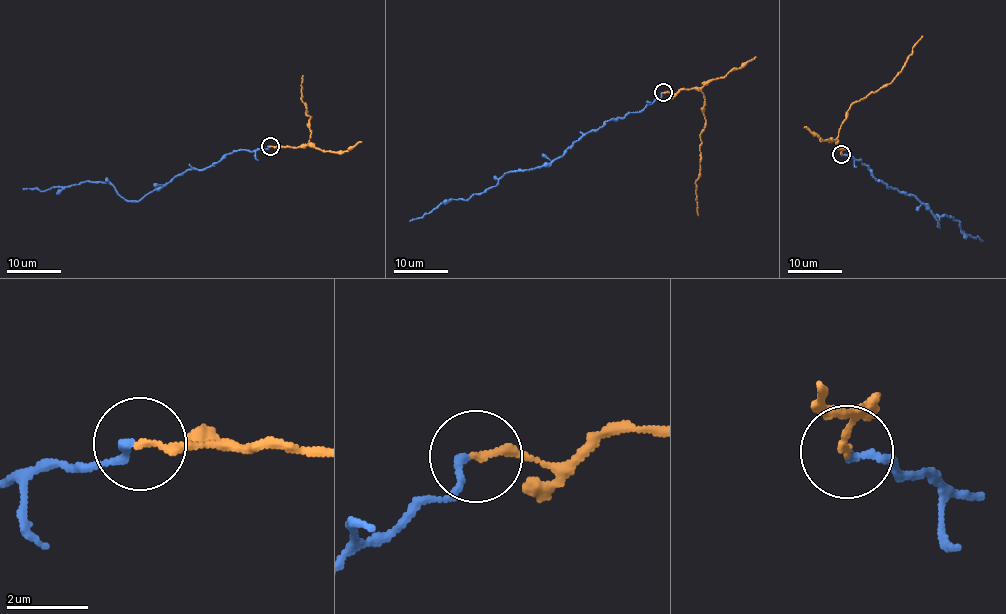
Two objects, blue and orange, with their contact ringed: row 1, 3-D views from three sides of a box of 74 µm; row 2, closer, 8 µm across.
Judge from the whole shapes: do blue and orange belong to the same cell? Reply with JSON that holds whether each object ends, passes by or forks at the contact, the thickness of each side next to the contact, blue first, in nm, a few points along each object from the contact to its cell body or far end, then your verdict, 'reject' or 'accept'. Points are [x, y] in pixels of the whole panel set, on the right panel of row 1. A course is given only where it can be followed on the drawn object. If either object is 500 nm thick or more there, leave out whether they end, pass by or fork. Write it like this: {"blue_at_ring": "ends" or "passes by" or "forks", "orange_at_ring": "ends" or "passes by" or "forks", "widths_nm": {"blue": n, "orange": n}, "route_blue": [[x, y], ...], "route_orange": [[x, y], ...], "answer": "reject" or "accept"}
{"blue_at_ring": "ends", "orange_at_ring": "ends", "widths_nm": {"blue": 190, "orange": 170}, "route_blue": [[842, 154], [861, 159], [887, 187], [916, 197], [939, 228], [938, 218], [952, 216], [961, 231], [982, 240]], "route_orange": [[842, 154], [838, 133], [847, 110], [901, 72], [923, 35]], "answer": "reject"}

